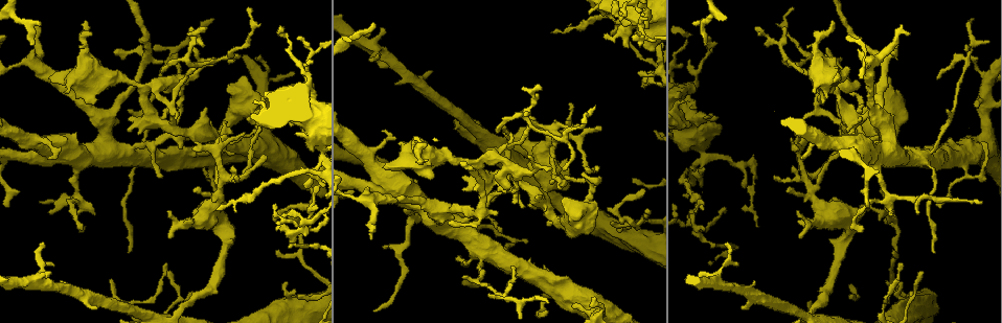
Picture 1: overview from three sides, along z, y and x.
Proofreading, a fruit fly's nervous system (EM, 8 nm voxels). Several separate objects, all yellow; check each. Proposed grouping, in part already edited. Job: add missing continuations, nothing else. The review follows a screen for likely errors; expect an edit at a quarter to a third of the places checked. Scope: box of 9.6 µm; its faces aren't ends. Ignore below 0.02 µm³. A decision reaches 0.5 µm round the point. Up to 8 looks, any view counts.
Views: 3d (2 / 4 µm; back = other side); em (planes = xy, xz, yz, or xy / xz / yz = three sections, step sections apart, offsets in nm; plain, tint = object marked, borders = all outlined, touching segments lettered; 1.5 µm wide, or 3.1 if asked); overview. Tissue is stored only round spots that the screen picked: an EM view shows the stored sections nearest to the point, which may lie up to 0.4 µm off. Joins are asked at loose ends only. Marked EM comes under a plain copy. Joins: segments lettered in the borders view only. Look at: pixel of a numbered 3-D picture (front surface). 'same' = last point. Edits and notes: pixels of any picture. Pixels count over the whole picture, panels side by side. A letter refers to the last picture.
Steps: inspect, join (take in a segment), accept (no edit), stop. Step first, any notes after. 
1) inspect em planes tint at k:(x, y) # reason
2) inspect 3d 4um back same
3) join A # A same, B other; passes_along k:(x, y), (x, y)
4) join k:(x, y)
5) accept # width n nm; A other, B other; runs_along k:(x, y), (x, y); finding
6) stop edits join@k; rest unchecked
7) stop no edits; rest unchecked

inspect em planes borders at 1:(430, 70) # an open end

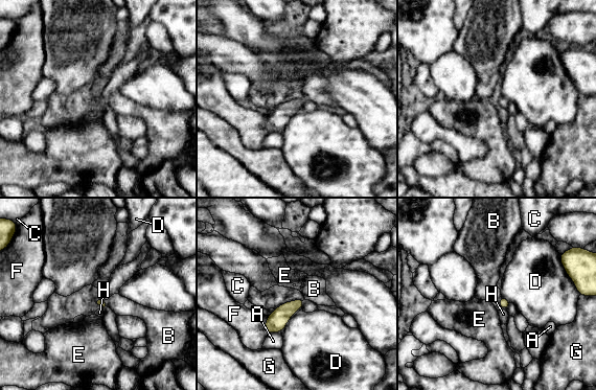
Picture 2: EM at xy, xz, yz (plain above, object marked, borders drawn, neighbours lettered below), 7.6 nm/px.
accept # A other, B other, C other, D other, E other, F other, G other, H other; border 2:(301, 307), (291, 317), (280, 331); none of them fits

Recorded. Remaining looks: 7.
inspect em planes tint at 1:(128, 250)

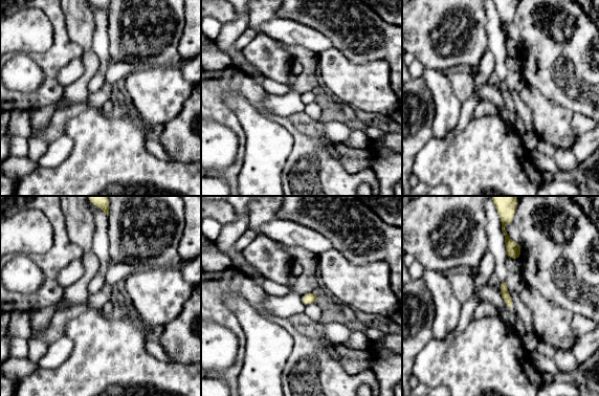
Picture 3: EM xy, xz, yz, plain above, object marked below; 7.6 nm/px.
inspect em planes borders same # see the neighbours

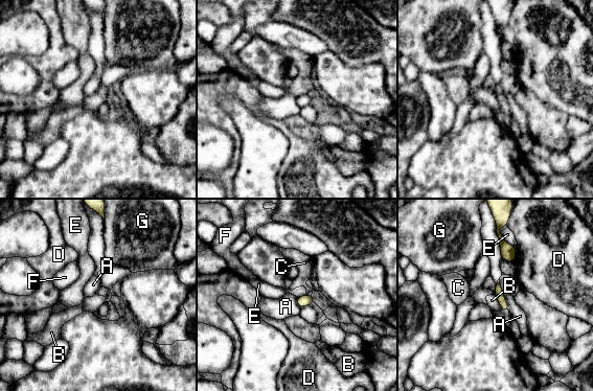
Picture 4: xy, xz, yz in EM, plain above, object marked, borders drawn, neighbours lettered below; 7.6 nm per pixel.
accept # A other, B other, C other, D other, E other, F other, G other; border 4:(503, 292), (509, 311); no lettered segment goes on from it

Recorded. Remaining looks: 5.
inspect 3d 2um at 1:(823, 101) # free end

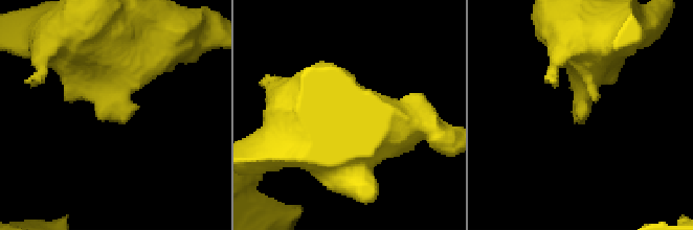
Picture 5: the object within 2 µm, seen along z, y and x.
inspect em planes tint at 5:(97, 119) # shape alone is not enough

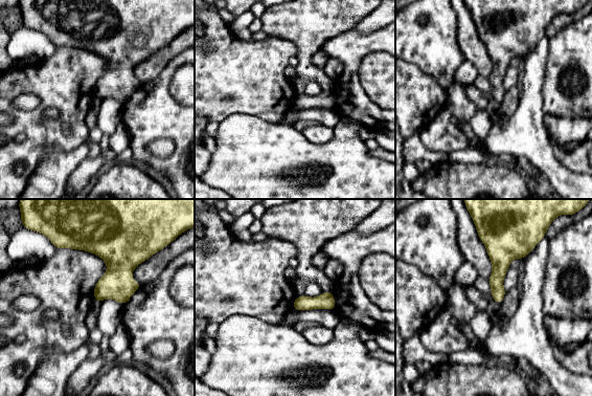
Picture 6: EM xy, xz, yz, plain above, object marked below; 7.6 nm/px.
inspect em planes borders same

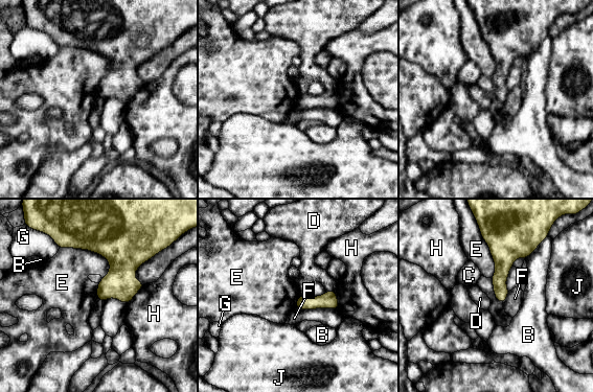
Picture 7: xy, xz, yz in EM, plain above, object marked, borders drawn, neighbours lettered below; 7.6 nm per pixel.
accept # longest_contact E 440 nm; B other, C other, D other, E other, F other, G other, H other, J other; none of them fits

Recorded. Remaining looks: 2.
stop no edits; rest unchecked

